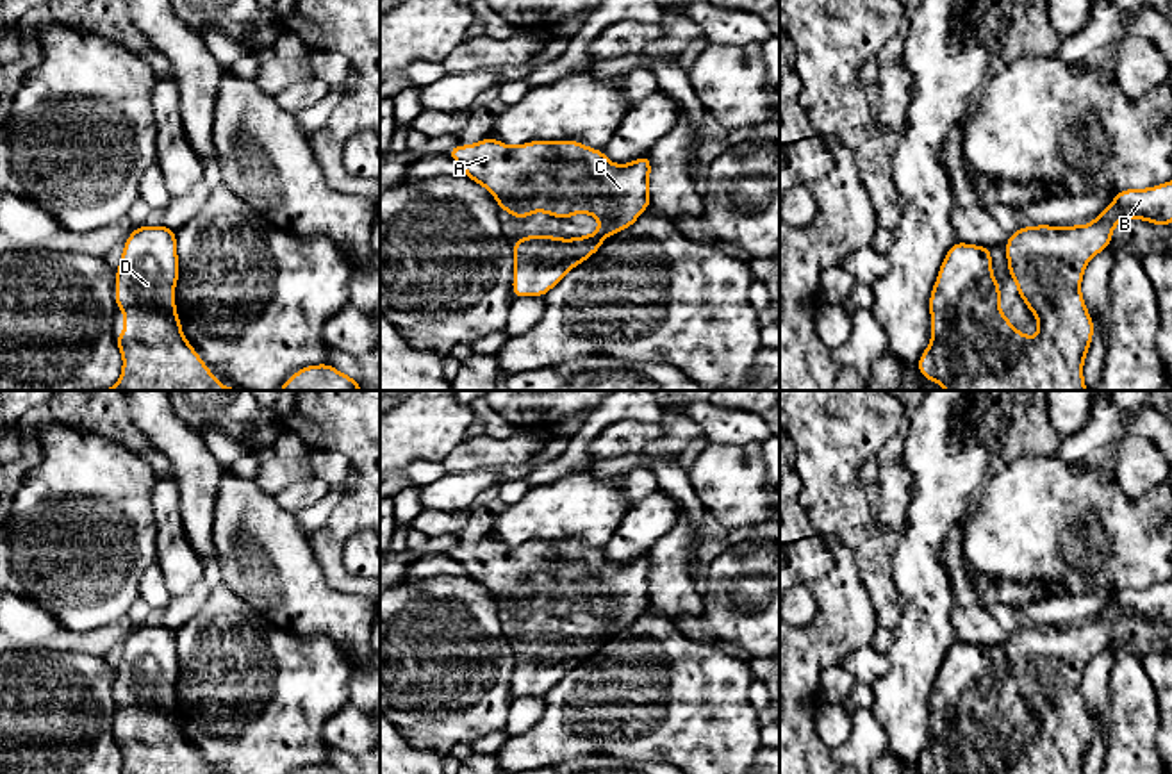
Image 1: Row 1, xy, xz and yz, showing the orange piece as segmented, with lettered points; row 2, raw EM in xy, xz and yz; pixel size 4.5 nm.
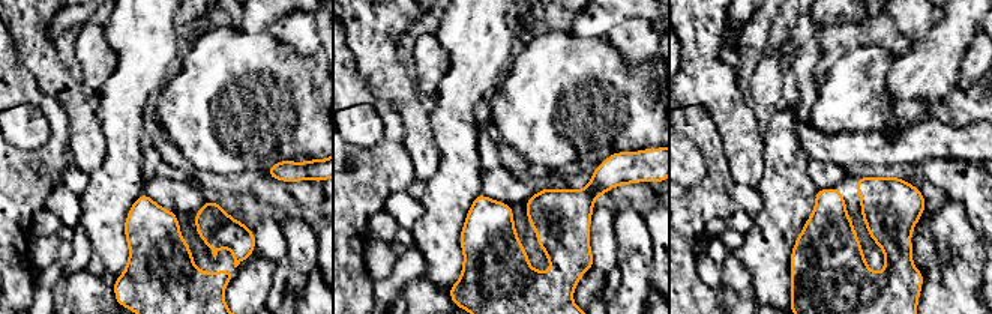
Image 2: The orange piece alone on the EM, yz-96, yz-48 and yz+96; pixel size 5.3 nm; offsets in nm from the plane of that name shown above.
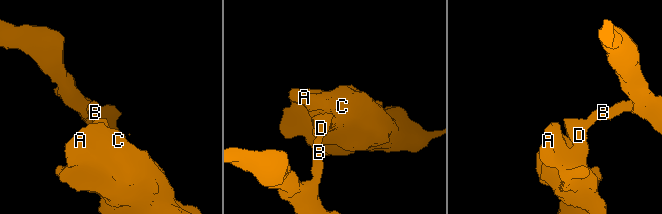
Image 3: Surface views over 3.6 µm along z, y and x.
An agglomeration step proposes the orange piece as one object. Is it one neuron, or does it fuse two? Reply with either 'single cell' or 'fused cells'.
single cell

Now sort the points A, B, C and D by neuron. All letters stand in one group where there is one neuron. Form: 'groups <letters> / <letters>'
groups A B C D

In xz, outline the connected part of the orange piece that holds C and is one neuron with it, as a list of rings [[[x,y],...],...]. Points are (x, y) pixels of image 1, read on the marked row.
[[[491,136],[476,144],[453,146],[446,155],[464,168],[466,177],[483,185],[494,196],[499,210],[507,210],[517,219],[526,219],[537,210],[562,219],[569,219],[578,212],[599,219],[599,228],[590,235],[574,239],[526,235],[514,241],[512,294],[516,298],[546,296],[565,273],[594,255],[605,237],[630,228],[651,205],[648,185],[651,161],[648,153],[631,164],[612,164],[603,150],[587,148],[574,139],[530,141],[519,146],[508,146]]]

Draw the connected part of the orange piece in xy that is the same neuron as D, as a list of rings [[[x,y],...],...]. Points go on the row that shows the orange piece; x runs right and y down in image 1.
[[[164,225],[134,228],[114,280],[114,303],[123,310],[127,326],[116,333],[123,369],[118,383],[103,391],[243,391],[225,387],[184,337],[175,305],[178,278],[177,232]]]

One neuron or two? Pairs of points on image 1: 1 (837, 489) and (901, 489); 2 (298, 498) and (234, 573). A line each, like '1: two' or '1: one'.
1: two
2: two

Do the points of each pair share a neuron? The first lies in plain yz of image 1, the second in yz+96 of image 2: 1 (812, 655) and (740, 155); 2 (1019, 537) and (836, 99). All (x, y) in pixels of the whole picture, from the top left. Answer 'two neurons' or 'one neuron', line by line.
1: two neurons
2: one neuron

